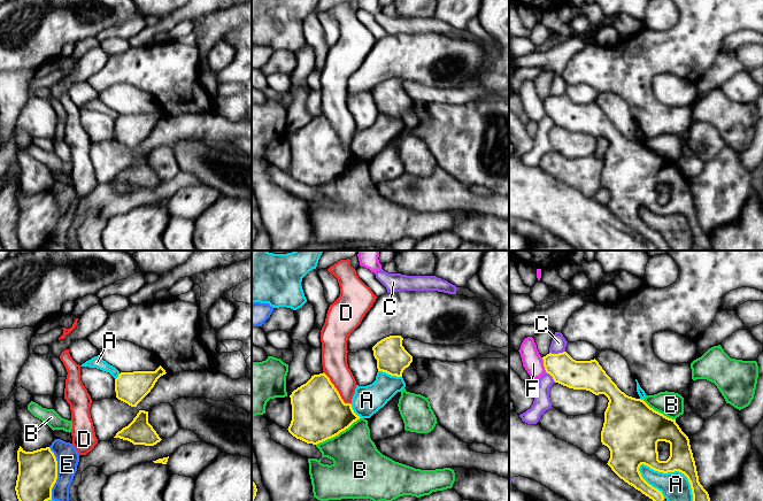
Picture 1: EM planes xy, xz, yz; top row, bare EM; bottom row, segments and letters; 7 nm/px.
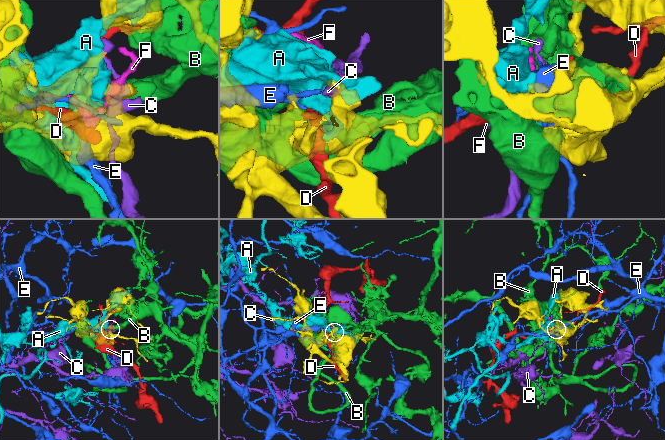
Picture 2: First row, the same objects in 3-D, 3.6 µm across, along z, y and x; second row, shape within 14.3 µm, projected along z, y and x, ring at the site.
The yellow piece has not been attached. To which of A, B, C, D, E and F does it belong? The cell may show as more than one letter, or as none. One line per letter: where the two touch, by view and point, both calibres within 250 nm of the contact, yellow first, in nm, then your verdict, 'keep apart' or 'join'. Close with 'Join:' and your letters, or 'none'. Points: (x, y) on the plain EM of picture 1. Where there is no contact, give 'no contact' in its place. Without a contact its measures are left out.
A: yz (678, 213) | 170/200 nm | keep apart
B: xz (338, 176) | 380/340 nm | keep apart
C: yz (556, 97) | 200/110 nm | keep apart
D: xz (336, 132) | 380/180 nm | keep apart
E: xy (56, 216) | 280/160 nm | keep apart
F: yz (544, 107) | 200/140 nm | keep apart
Join: none

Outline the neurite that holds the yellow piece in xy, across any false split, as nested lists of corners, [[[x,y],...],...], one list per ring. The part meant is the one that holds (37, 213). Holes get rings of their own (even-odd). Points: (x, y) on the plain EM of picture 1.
[[[49,190],[17,193],[18,217],[16,238],[23,250],[41,250],[52,242],[52,231],[57,222],[57,203]]]

